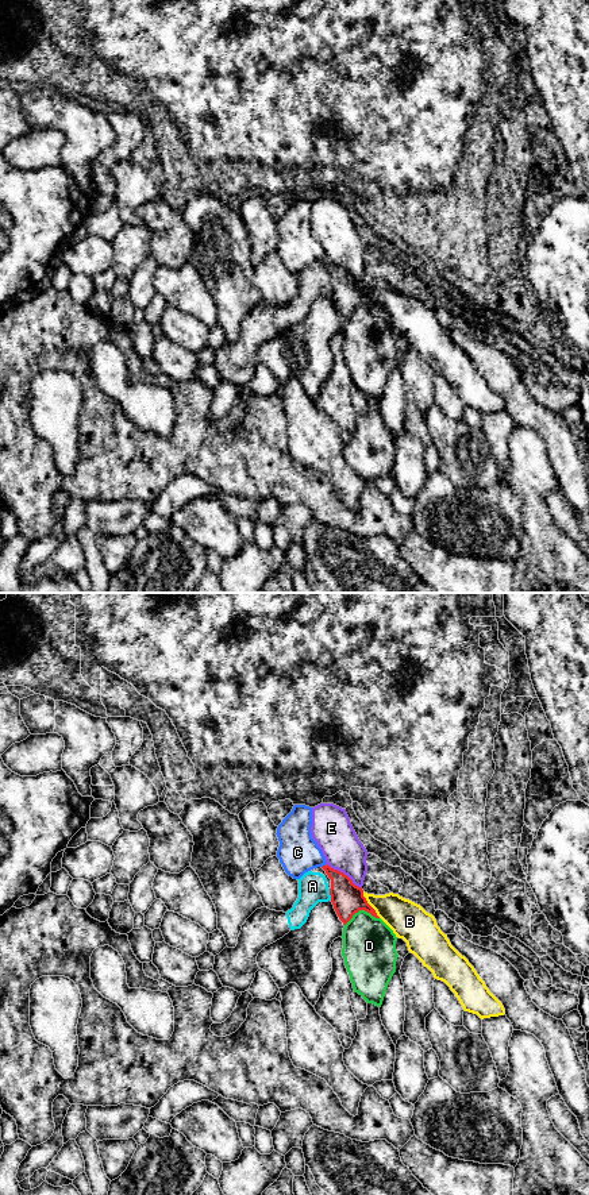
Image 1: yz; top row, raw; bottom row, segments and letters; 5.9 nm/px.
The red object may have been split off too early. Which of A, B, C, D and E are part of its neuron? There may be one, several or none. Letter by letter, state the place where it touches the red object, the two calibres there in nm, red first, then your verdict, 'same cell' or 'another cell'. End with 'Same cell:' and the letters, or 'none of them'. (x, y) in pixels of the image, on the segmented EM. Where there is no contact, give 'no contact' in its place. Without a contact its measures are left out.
A: meets red in yz at (330, 894); 190 nm thick on the red side, 180 nm on the other; same cell
B: meets red in yz at (369, 905); 190 nm thick on the red side, 220 nm on the other; another cell
C: meets red in yz at (323, 866); 190 nm thick on the red side, 240 nm on the other; another cell
D: meets red in yz at (361, 909); 190 nm thick on the red side, 320 nm on the other; another cell
E: meets red in yz at (342, 872); 190 nm thick on the red side, 240 nm on the other; another cell
Same cell: A

